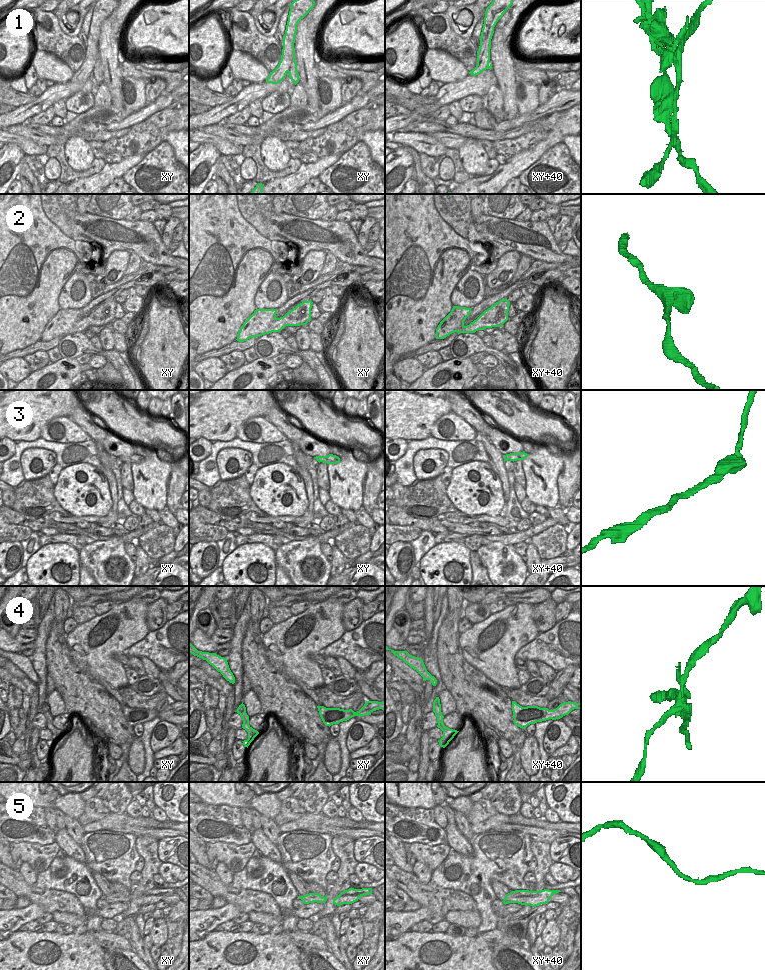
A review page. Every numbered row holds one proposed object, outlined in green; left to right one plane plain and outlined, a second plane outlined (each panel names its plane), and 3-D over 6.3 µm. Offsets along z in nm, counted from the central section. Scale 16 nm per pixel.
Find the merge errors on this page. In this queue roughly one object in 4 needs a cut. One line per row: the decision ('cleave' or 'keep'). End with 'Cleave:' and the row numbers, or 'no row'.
1: cleave
2: keep
3: keep
4: cleave
5: keep
Cleave: 1, 4

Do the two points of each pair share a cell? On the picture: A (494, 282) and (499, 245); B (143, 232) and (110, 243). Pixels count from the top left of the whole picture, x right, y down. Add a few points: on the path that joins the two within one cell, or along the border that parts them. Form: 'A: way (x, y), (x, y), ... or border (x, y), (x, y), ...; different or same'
A: border (519, 252), (506, 251), (497, 262); different
B: way (135, 231), (129, 235), (120, 235), (118, 237); same

